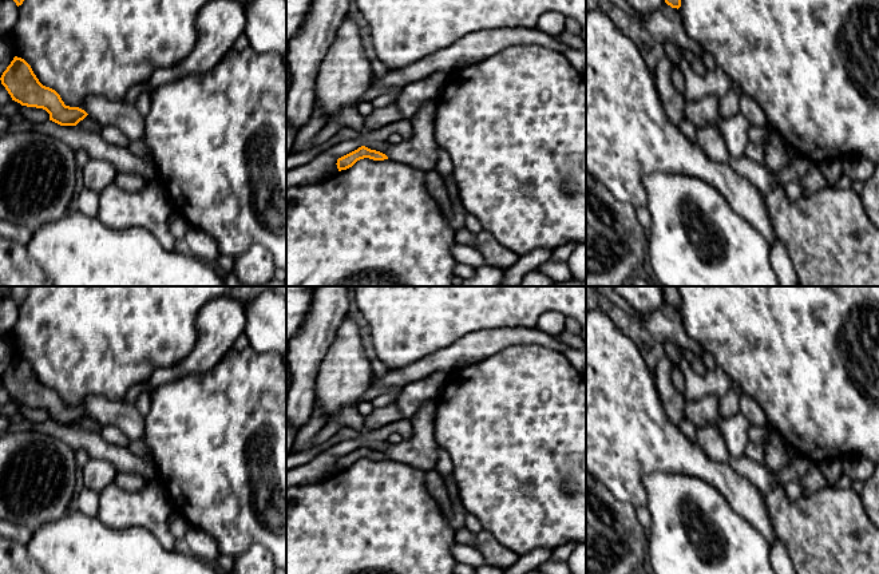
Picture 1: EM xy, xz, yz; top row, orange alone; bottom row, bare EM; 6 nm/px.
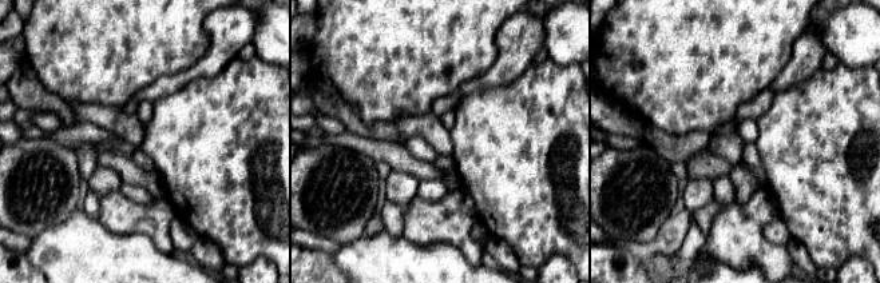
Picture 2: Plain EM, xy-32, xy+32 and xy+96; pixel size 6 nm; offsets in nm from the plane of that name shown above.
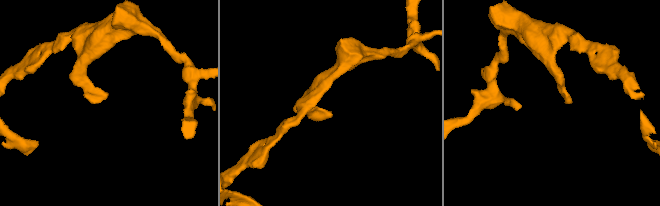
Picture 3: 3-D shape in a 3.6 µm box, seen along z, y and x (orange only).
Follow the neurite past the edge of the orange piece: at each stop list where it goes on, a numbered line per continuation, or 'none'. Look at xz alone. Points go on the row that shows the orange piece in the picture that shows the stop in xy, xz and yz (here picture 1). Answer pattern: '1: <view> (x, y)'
none

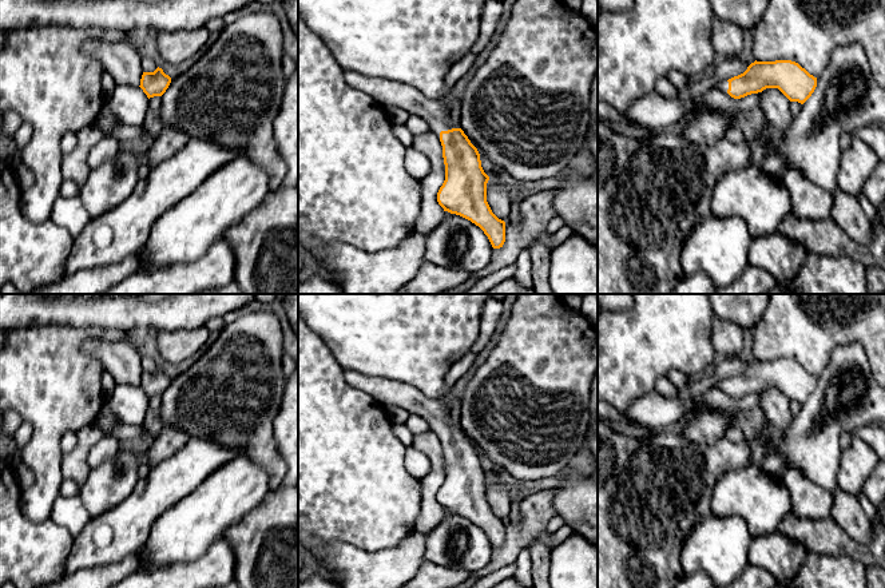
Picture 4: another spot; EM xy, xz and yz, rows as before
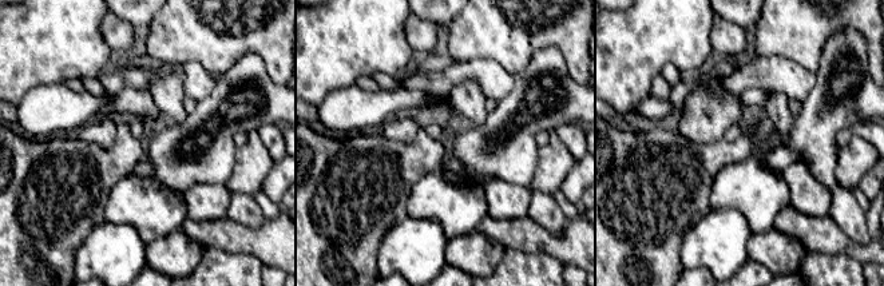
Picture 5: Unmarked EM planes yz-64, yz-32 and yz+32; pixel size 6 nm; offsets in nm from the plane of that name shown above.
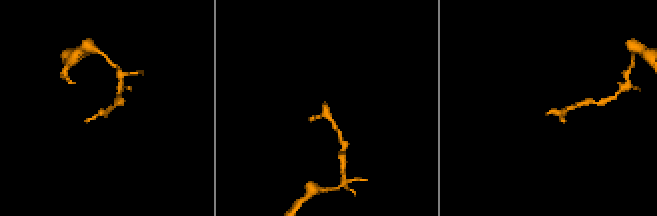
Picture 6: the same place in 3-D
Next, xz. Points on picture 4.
1: xz (388, 94)

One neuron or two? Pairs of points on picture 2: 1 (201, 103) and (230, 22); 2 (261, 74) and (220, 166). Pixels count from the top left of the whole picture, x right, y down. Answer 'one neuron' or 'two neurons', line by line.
1: two neurons
2: one neuron

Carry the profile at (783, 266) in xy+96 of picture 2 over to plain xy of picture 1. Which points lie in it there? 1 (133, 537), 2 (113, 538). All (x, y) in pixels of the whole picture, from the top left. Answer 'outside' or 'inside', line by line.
1: outside
2: outside

